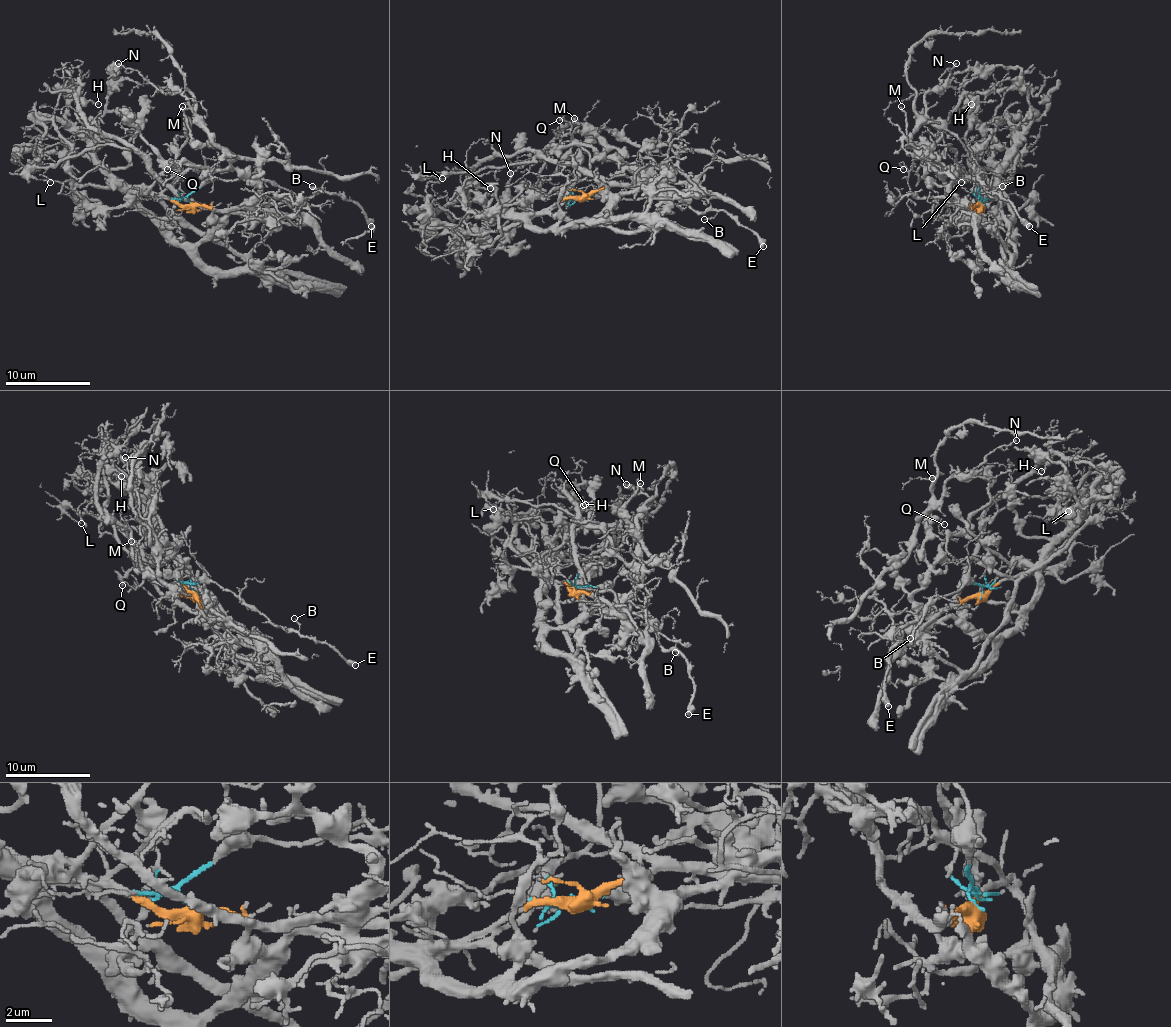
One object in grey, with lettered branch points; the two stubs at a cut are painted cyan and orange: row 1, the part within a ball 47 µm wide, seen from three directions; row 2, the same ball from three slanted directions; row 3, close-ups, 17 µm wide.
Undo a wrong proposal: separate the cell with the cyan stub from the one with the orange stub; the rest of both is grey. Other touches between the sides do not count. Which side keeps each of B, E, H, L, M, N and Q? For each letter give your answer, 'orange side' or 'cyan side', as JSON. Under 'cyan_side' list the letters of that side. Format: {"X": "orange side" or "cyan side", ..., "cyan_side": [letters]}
{"B": "cyan side", "E": "cyan side", "H": "orange side", "L": "orange side", "M": "orange side", "N": "orange side", "Q": "cyan side", "cyan_side": ["B", "E", "Q"]}

